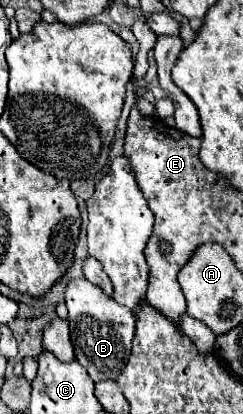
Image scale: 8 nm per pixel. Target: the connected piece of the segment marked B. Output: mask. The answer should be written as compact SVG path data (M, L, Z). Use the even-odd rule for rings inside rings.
M75 278L67 284L65 304L69 308L67 320L71 326L75 360L89 372L89 376L95 382L117 380L119 372L123 372L123 366L131 354L137 324L135 314L119 306L113 298L109 298L99 286L91 284L87 278Z

